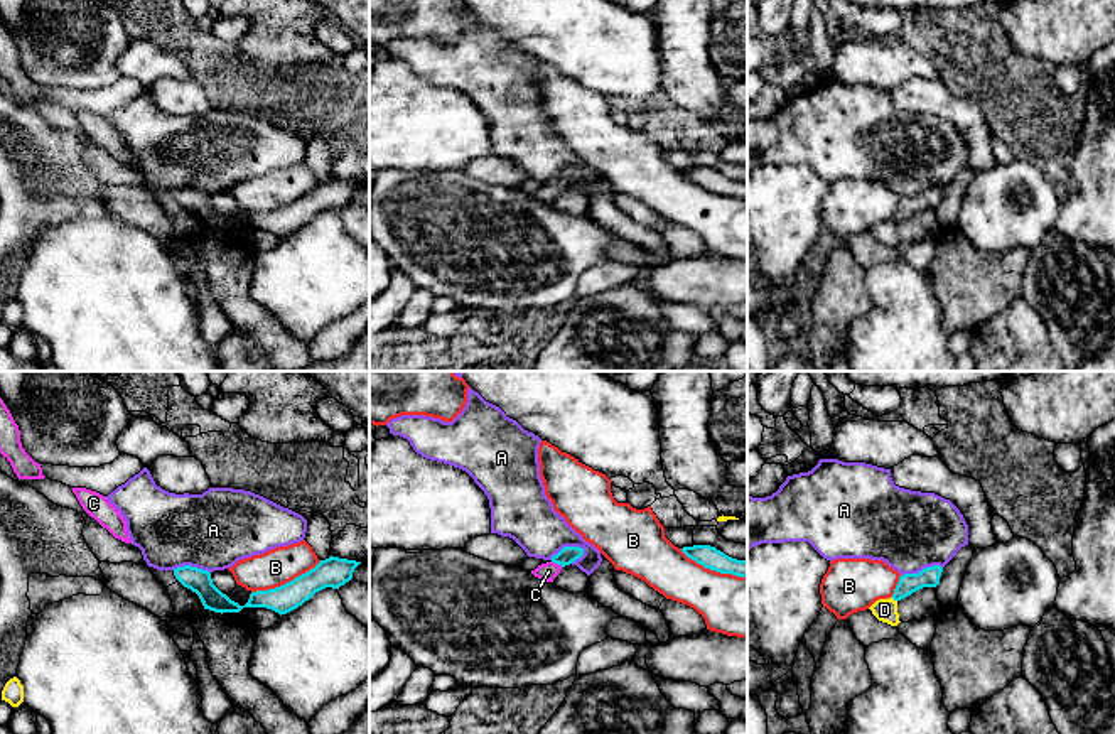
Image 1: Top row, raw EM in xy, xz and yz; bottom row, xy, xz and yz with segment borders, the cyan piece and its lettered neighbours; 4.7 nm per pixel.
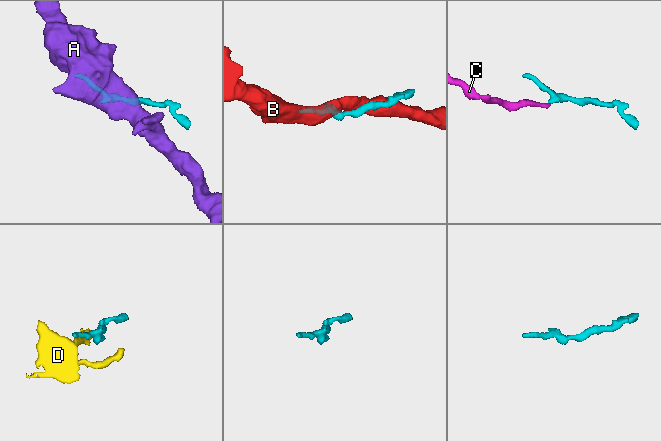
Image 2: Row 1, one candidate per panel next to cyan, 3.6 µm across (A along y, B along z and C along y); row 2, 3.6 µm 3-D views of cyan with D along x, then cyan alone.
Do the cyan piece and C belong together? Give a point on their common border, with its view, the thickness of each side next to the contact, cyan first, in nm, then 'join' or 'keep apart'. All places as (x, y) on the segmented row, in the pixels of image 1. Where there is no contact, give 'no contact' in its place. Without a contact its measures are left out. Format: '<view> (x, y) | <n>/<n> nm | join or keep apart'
xz (557, 562) | 80/90 nm | join

